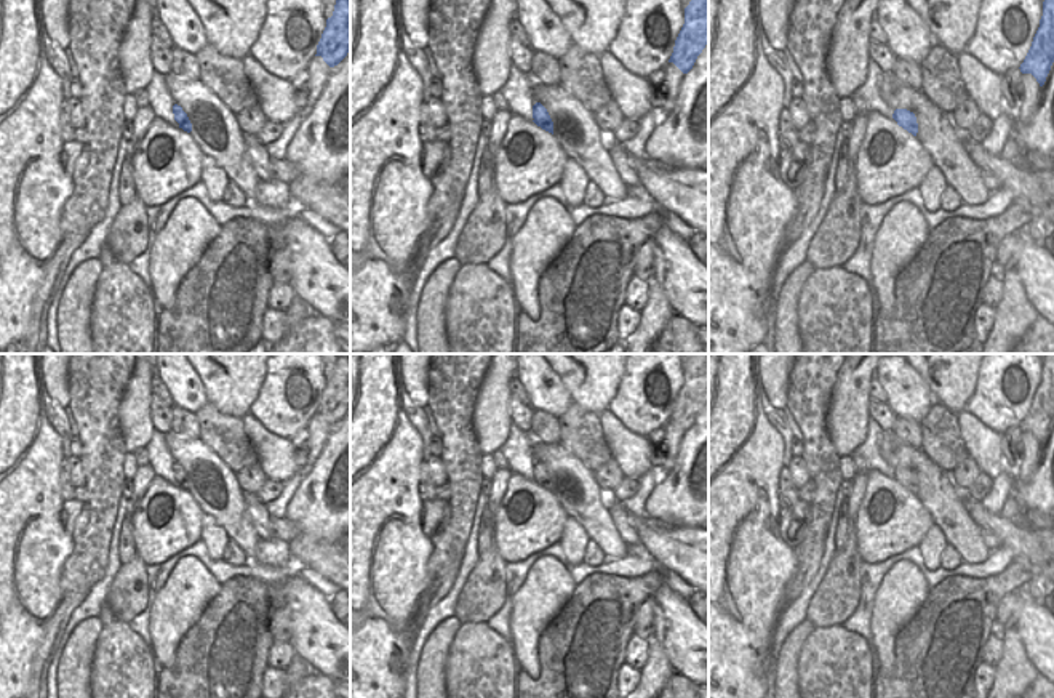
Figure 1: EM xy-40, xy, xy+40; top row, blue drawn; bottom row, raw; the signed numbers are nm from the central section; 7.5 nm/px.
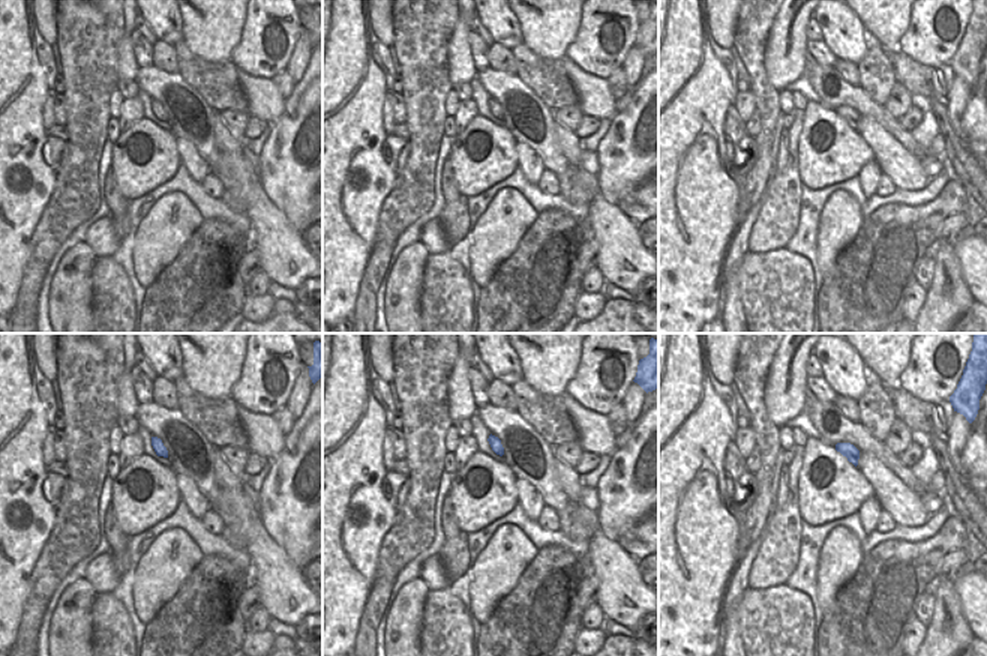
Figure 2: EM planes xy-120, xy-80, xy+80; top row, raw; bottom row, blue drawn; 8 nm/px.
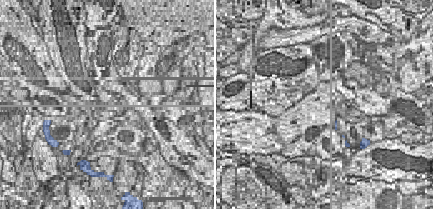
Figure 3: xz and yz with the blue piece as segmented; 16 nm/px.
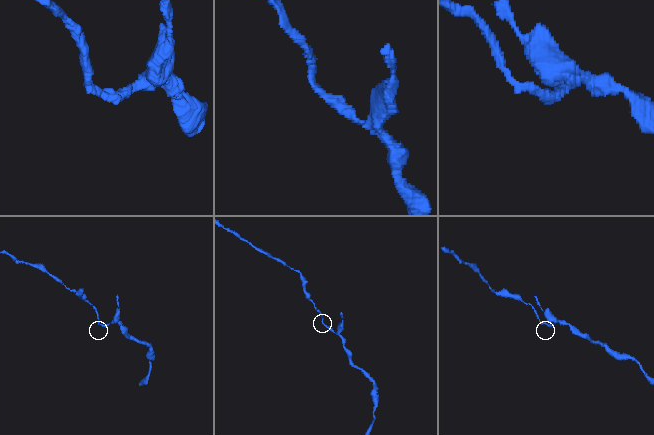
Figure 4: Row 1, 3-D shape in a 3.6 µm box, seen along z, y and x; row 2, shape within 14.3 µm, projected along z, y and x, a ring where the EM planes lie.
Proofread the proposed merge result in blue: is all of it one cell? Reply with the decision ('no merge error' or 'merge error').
no merge error

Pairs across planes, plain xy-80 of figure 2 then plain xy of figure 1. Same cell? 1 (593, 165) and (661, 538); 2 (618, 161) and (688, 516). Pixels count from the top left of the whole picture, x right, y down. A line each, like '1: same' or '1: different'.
1: same
2: same

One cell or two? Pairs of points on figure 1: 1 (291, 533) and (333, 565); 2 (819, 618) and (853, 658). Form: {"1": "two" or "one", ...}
{"1": "one", "2": "two"}

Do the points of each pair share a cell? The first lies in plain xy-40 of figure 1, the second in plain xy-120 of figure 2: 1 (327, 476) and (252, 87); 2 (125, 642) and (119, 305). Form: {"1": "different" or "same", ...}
{"1": "different", "2": "same"}

